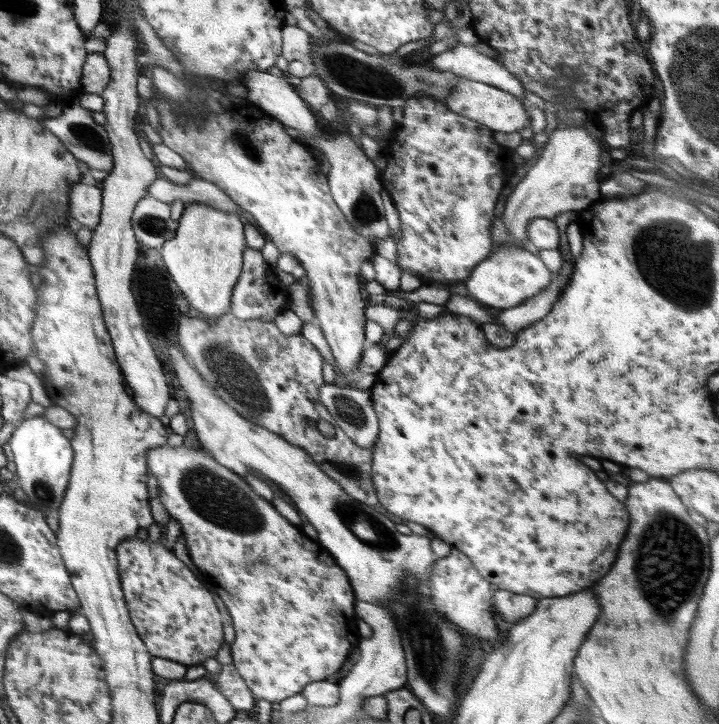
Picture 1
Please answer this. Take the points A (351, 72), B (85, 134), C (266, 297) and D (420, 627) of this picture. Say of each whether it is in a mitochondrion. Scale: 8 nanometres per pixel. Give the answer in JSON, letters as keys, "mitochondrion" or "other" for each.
{"A":"mitochondrion","B":"mitochondrion","C":"other","D":"mitochondrion"}

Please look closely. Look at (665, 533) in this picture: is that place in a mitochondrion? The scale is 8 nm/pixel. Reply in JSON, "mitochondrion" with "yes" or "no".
{"mitochondrion":"yes"}

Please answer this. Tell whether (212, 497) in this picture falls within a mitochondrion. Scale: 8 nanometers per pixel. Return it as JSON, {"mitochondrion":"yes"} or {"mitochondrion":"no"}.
{"mitochondrion":"yes"}

